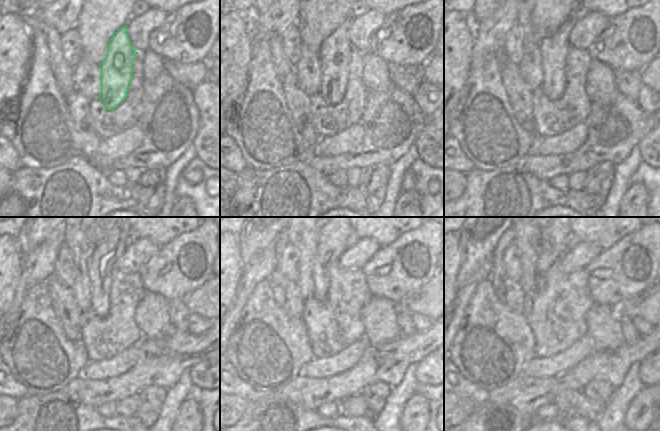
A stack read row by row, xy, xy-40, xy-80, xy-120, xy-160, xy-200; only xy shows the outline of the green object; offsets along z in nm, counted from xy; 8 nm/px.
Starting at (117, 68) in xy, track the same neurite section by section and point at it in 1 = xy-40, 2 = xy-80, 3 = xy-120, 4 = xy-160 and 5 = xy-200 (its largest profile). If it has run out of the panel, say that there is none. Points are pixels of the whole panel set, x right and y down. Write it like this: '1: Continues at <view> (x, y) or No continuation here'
1: Continues at xy-40 (335, 52)
2: Continues at xy-80 (553, 49)
3: Continues at xy-120 (105, 254)
4: Continues at xy-160 (332, 237)
5: Continues at xy-200 (552, 247).

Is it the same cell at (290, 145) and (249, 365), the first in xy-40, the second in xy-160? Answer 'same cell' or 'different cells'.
same cell

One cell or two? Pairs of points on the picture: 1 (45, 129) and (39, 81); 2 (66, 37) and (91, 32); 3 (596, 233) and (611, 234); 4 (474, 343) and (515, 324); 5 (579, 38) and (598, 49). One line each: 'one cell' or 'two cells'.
1: one cell
2: two cells
3: one cell
4: one cell
5: two cells

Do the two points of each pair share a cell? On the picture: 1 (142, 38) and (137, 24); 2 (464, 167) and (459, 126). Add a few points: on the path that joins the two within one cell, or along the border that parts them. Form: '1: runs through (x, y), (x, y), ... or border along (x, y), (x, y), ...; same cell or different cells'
1: runs through (139, 35), (137, 27); same cell
2: border along (454, 137), (464, 155), (475, 167); different cells

